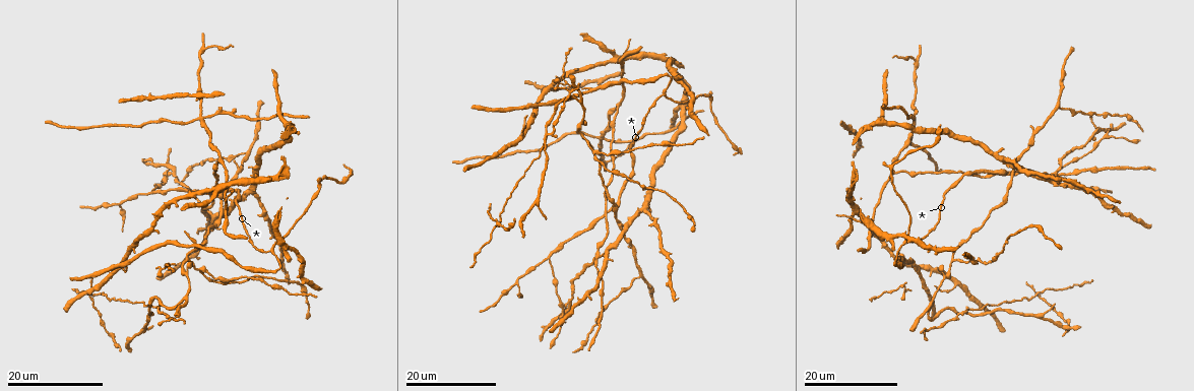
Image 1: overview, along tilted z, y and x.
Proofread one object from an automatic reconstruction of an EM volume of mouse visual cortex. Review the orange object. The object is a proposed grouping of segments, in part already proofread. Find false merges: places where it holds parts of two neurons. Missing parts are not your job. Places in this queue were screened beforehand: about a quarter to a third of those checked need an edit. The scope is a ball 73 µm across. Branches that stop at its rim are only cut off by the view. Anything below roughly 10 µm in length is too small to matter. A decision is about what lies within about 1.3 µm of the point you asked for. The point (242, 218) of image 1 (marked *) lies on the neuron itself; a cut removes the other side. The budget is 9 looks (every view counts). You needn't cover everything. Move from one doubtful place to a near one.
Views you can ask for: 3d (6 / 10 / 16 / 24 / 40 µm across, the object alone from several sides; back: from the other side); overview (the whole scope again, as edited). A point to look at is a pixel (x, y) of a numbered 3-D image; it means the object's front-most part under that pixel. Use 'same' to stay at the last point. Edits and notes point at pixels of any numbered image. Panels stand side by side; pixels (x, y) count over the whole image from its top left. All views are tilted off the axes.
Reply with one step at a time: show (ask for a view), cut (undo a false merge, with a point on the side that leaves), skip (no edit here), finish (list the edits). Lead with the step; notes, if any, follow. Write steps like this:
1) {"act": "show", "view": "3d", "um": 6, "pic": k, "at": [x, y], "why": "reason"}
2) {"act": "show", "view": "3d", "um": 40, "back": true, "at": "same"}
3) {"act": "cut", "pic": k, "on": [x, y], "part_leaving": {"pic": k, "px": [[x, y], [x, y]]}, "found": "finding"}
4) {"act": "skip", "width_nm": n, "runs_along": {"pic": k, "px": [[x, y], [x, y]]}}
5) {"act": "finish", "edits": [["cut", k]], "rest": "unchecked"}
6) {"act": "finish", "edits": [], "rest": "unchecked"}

{"act": "show", "view": "3d", "um": 24, "pic": 1, "at": [273, 249], "why": "three-way junction"}

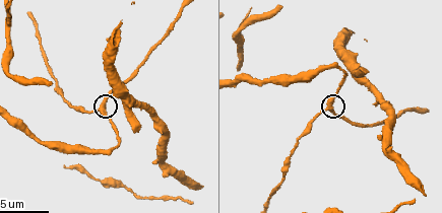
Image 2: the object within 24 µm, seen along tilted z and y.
{"act": "show", "view": "3d", "um": 6, "pic": 2, "at": [330, 105]}

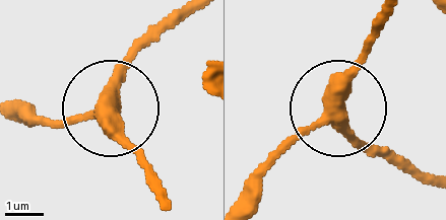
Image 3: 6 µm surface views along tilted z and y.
{"act": "skip", "width_nm": 380, "runs_along": {"pic": 3, "px": [[22, 108], [50, 121], [98, 112], [127, 58], [172, 17]]}, "found": "one neuron here"}

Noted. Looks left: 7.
{"act": "show", "view": "3d", "um": 24, "pic": 1, "at": [605, 211], "why": "four arms meet"}

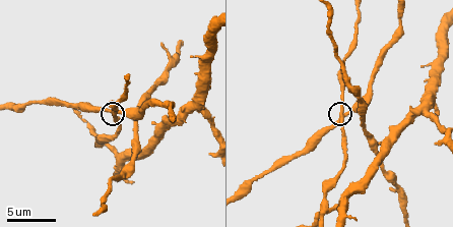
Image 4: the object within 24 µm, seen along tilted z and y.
{"act": "show", "view": "3d", "um": 10, "pic": 4, "at": [342, 109]}

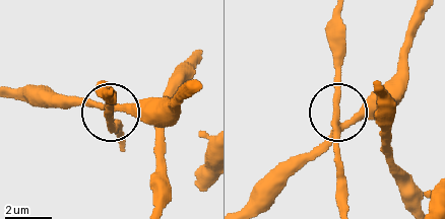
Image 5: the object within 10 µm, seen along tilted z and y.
{"act": "skip", "width_nm": 280, "runs_along": {"pic": 5, "px": [[420, 20], [398, 72], [353, 115], [335, 121], [335, 168]]}, "found": "all the same neuron"}

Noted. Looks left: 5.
{"act": "show", "view": "3d", "um": 16, "pic": 1, "at": [598, 139], "why": "small branch off a trunk"}

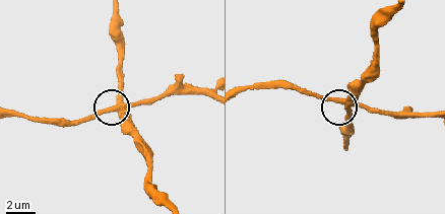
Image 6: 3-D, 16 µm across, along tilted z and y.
{"act": "show", "view": "3d", "um": 10, "pic": 6, "at": [338, 99]}

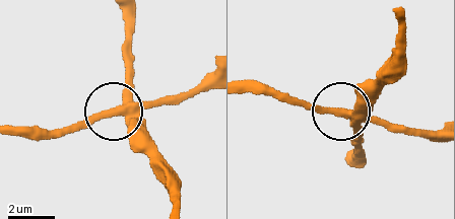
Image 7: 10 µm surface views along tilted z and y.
{"act": "cut", "pic": 7, "on": [164, 103], "side_arm_um": 25, "part_leaving": {"pic": 7, "px": [[130, 108], [98, 113], [45, 132], [21, 132]]}, "found": "two neurons meet here"}

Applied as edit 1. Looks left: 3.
{"act": "show", "view": "3d", "um": 24, "pic": 1, "at": [951, 261]}

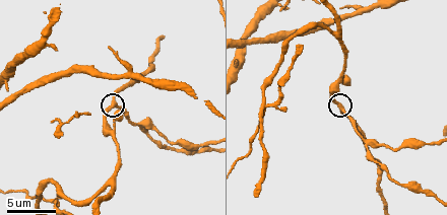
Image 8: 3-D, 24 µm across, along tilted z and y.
{"act": "show", "view": "3d", "um": 6, "pic": 8, "at": [116, 105]}

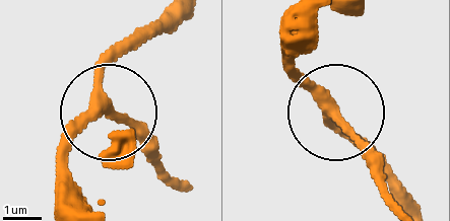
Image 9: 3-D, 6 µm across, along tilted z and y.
{"act": "skip", "side_arm_um": 44, "runs_along": {"pic": 9, "px": [[412, 209], [331, 113], [385, 178]]}, "found": "one neuron here"}

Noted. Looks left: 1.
{"act": "show", "view": "3d", "um": 6, "pic": 8, "at": [264, 105]}

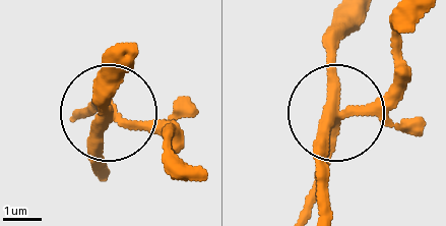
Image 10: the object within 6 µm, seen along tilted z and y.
{"act": "cut", "pic": 10, "on": [391, 98], "arms": 4, "part_leaving": {"pic": 10, "px": [[336, 125], [314, 205]]}, "found": "a second neuron is stuck on"}

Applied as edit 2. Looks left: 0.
{"act": "finish", "edits": [["cut", 7], ["cut", 10]], "rest": "unchecked"}

